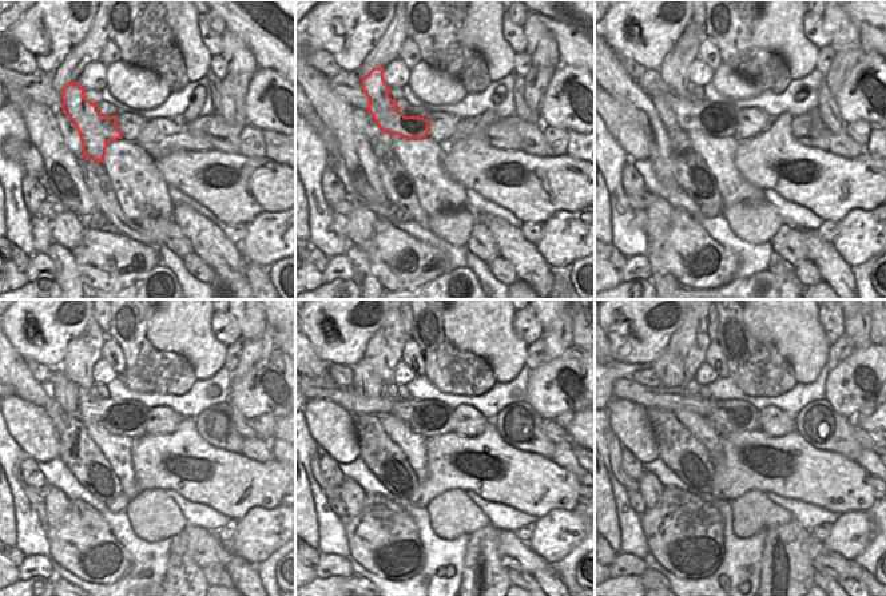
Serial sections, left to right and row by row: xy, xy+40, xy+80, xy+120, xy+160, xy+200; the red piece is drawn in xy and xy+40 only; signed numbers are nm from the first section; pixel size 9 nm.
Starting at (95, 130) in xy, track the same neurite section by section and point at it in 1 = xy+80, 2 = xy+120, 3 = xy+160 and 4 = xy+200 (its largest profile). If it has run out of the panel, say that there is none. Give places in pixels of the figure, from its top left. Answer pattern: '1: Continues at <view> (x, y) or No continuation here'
1: Continues at xy+80 (674, 70)
2: Continues at xy+120 (83, 352)
3: Continues at xy+160 (384, 352)
4: Continues at xy+200 (690, 341).

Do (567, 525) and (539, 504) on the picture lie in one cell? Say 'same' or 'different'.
different

